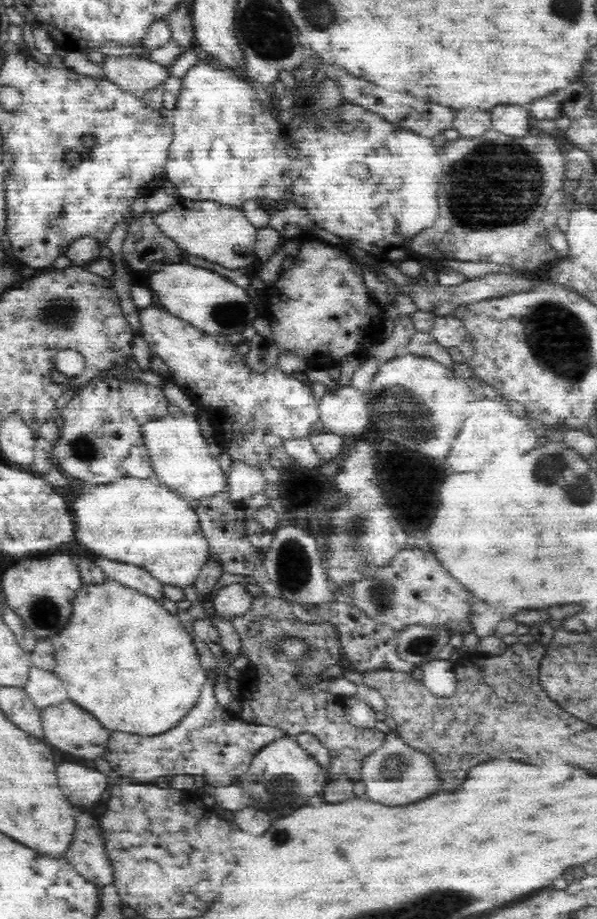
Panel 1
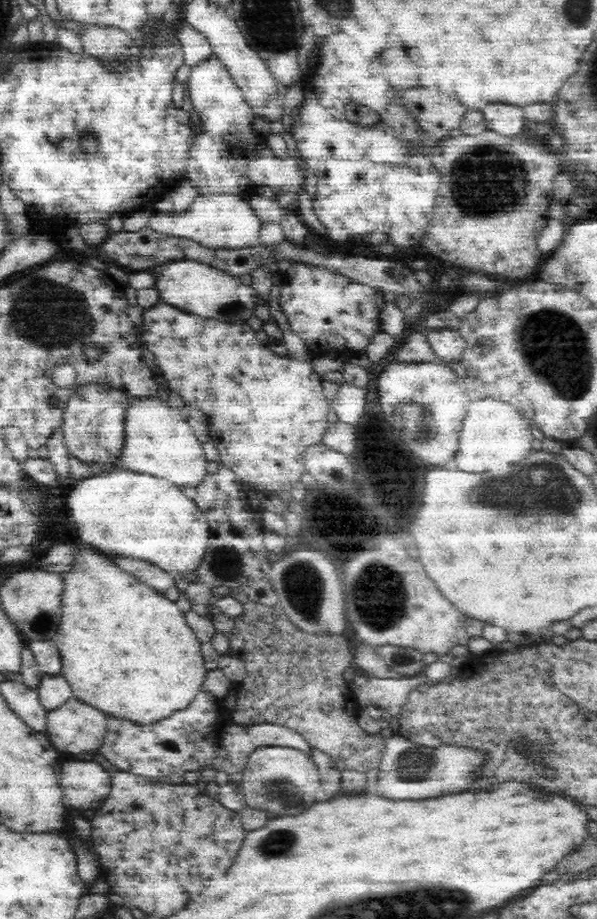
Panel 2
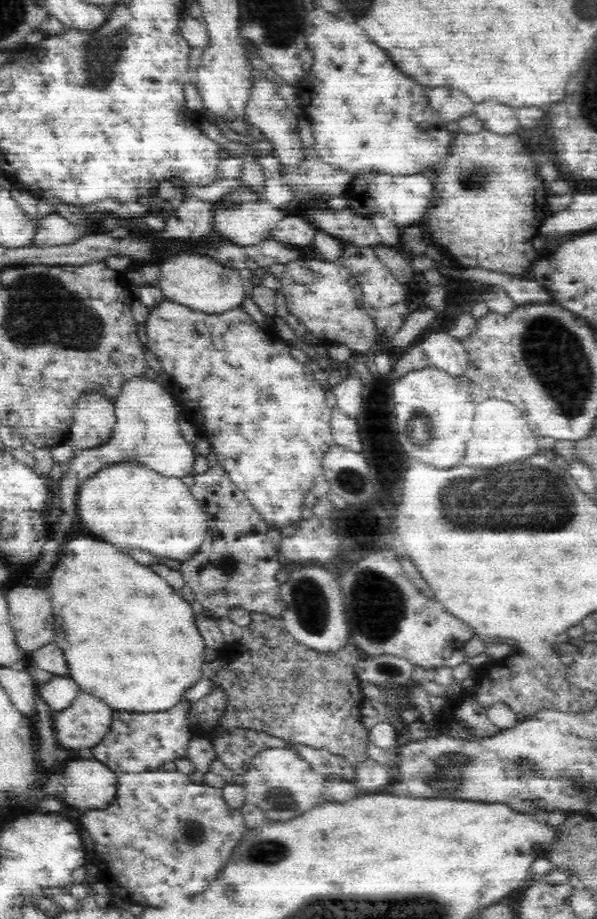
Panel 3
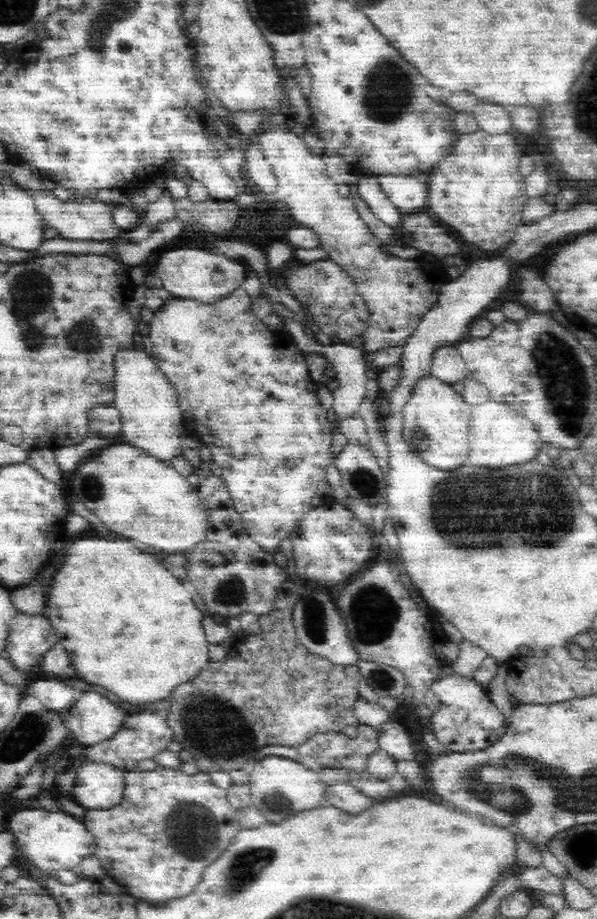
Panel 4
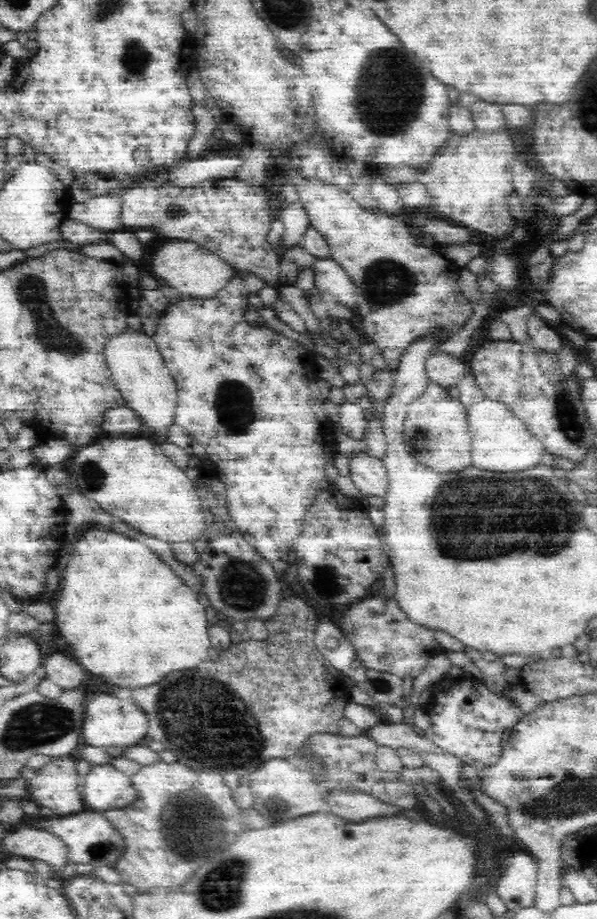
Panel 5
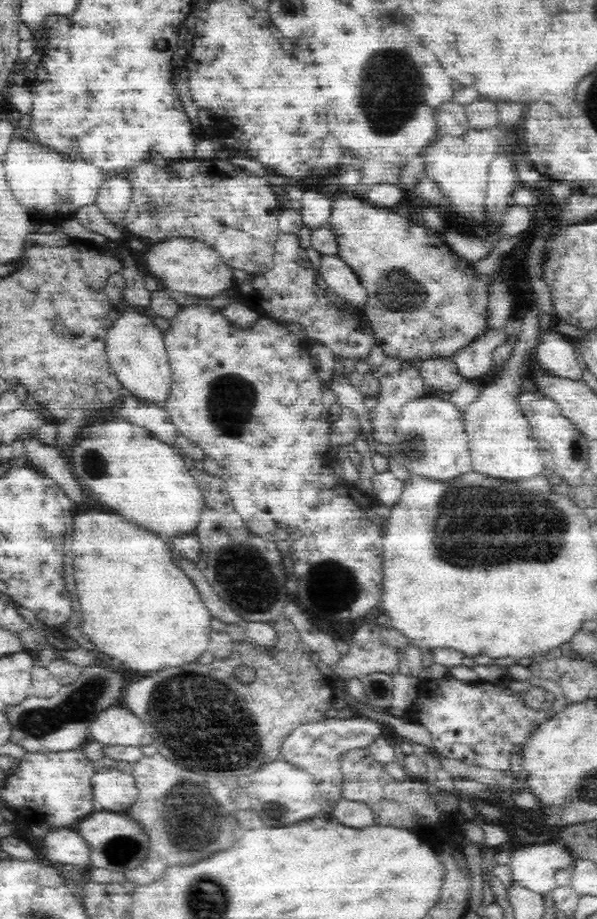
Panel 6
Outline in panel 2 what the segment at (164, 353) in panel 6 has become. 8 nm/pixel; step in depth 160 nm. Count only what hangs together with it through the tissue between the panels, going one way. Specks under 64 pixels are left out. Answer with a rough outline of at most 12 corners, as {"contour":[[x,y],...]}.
{"contour":[[132,396],[122,444],[72,454],[69,477],[128,468],[178,485],[207,473],[203,446],[158,396]]}

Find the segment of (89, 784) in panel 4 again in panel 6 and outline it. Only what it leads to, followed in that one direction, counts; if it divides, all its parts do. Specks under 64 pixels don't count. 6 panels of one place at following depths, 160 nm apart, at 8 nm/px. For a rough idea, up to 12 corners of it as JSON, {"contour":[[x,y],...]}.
{"contour":[[115,767],[94,773],[99,809],[128,812],[139,788]]}

